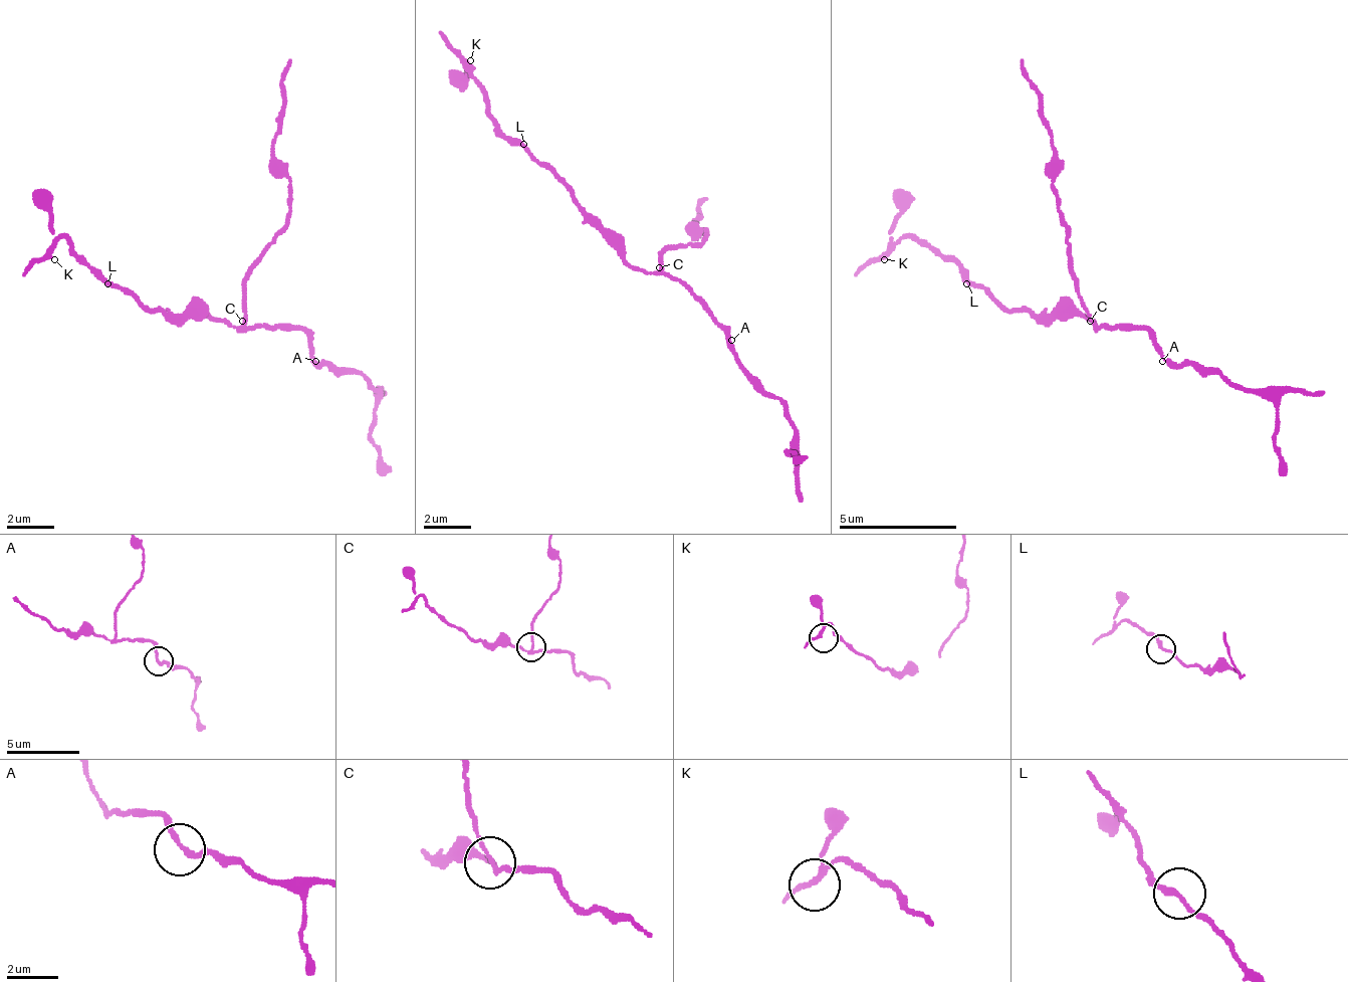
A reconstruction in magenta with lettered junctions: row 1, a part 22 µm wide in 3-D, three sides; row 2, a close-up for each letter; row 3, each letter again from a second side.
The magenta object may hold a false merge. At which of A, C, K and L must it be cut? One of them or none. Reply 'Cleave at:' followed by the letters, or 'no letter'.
Cleave at: C

